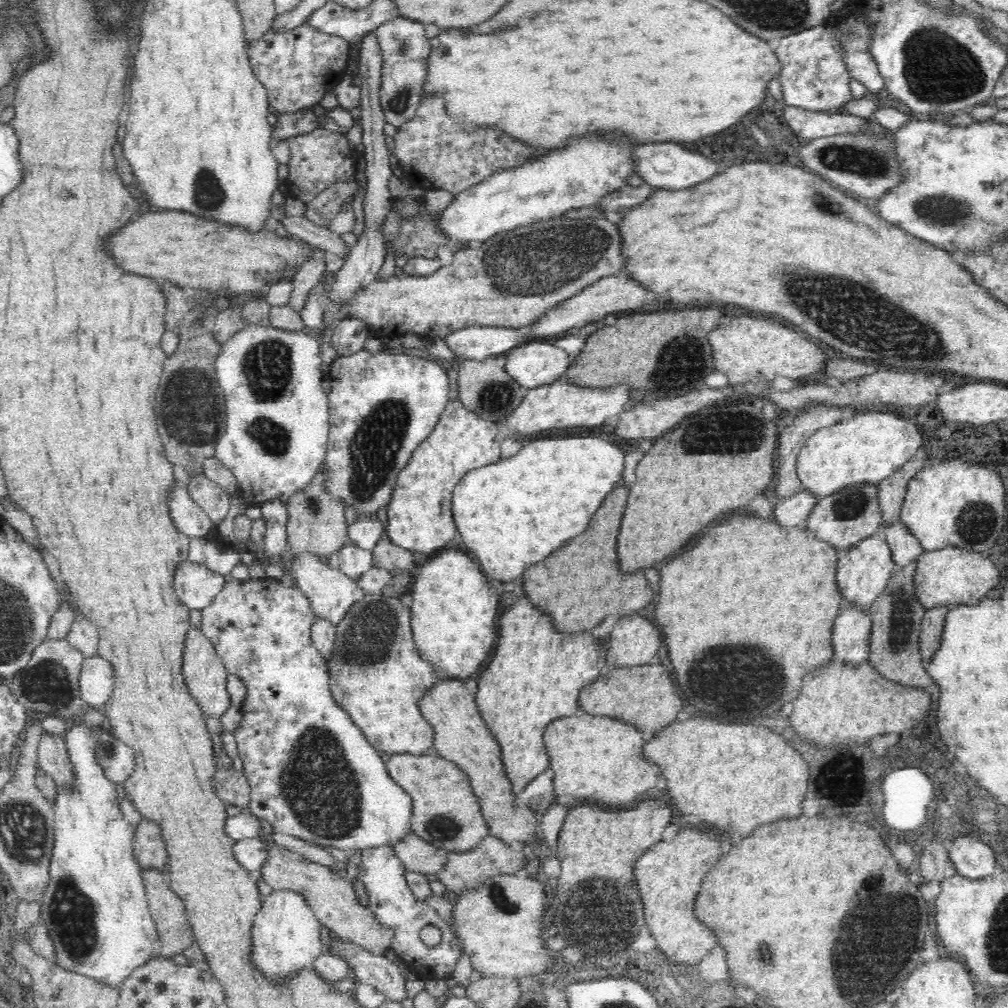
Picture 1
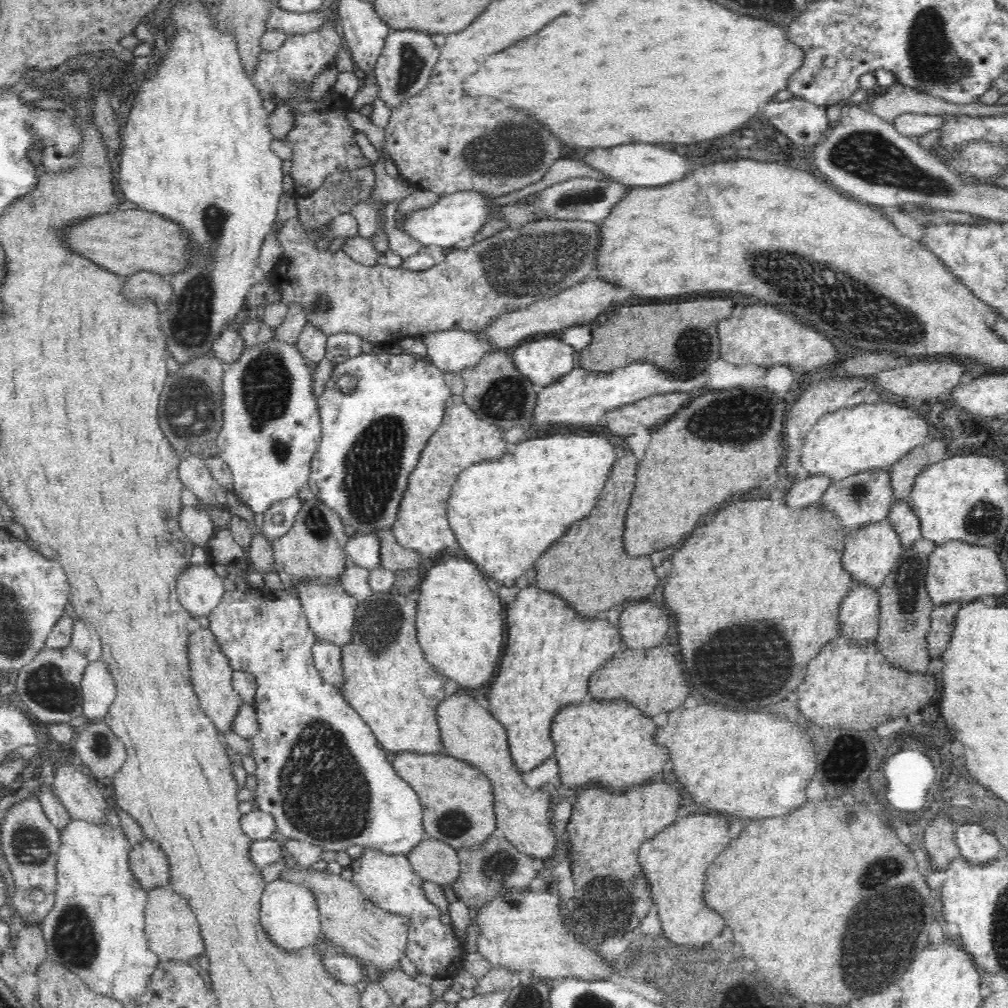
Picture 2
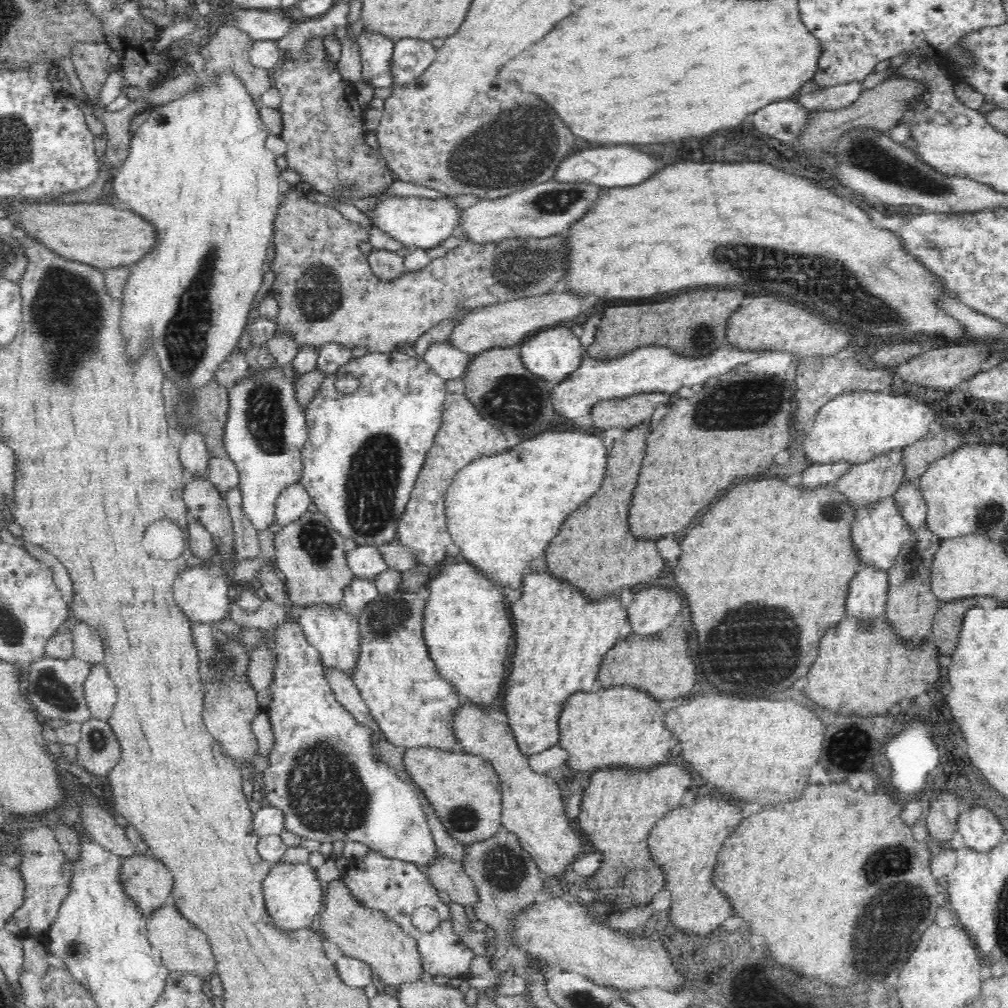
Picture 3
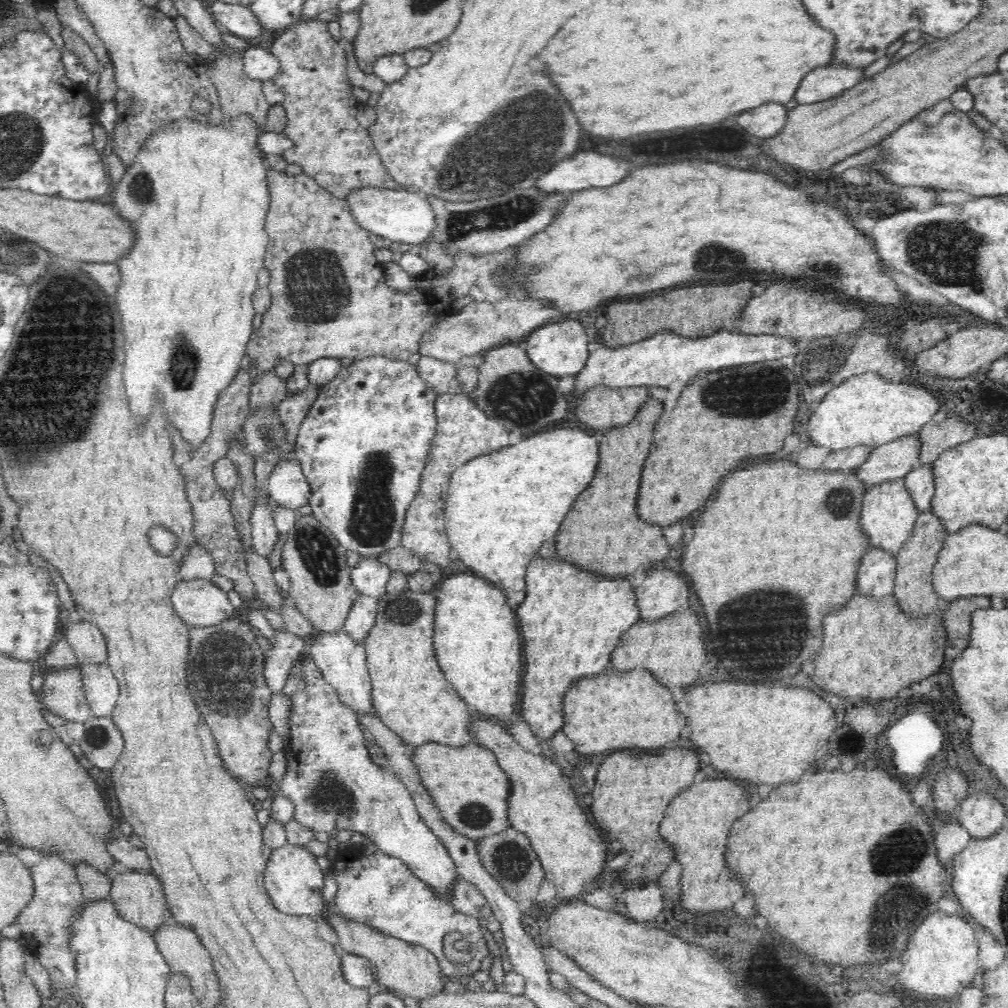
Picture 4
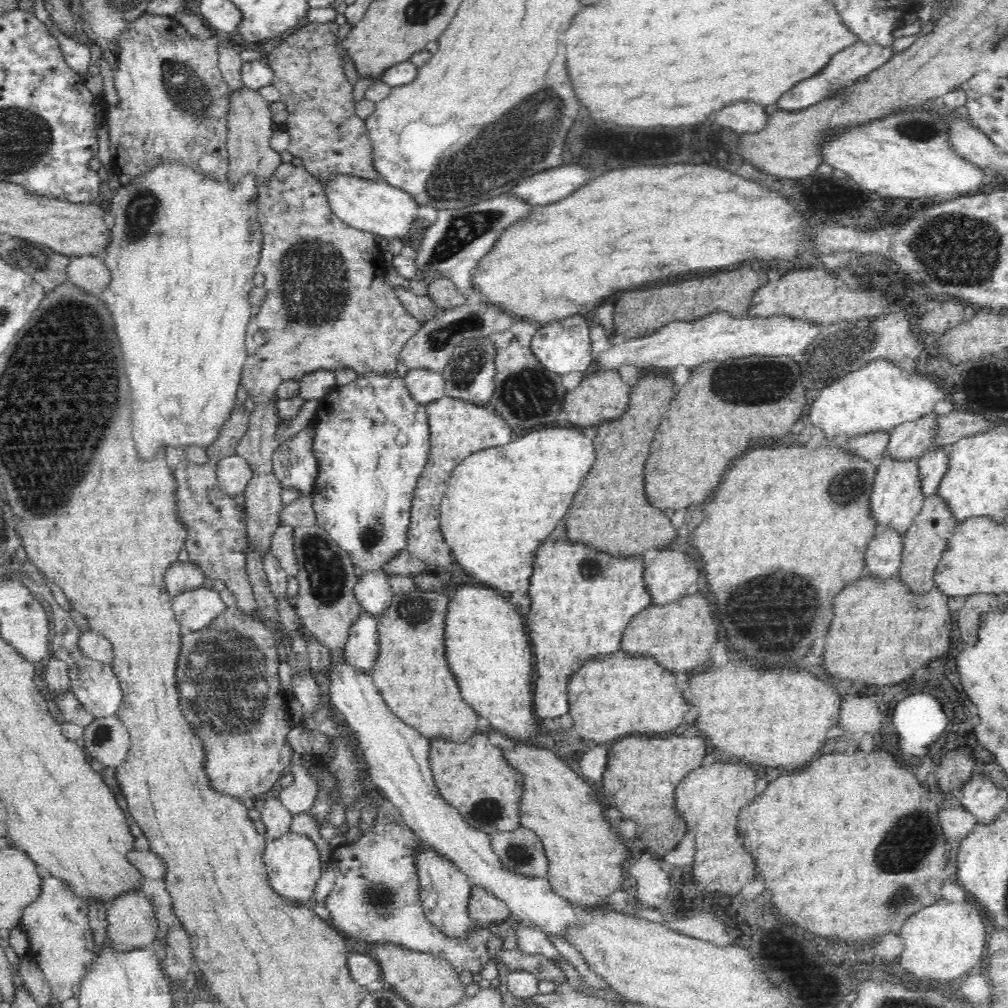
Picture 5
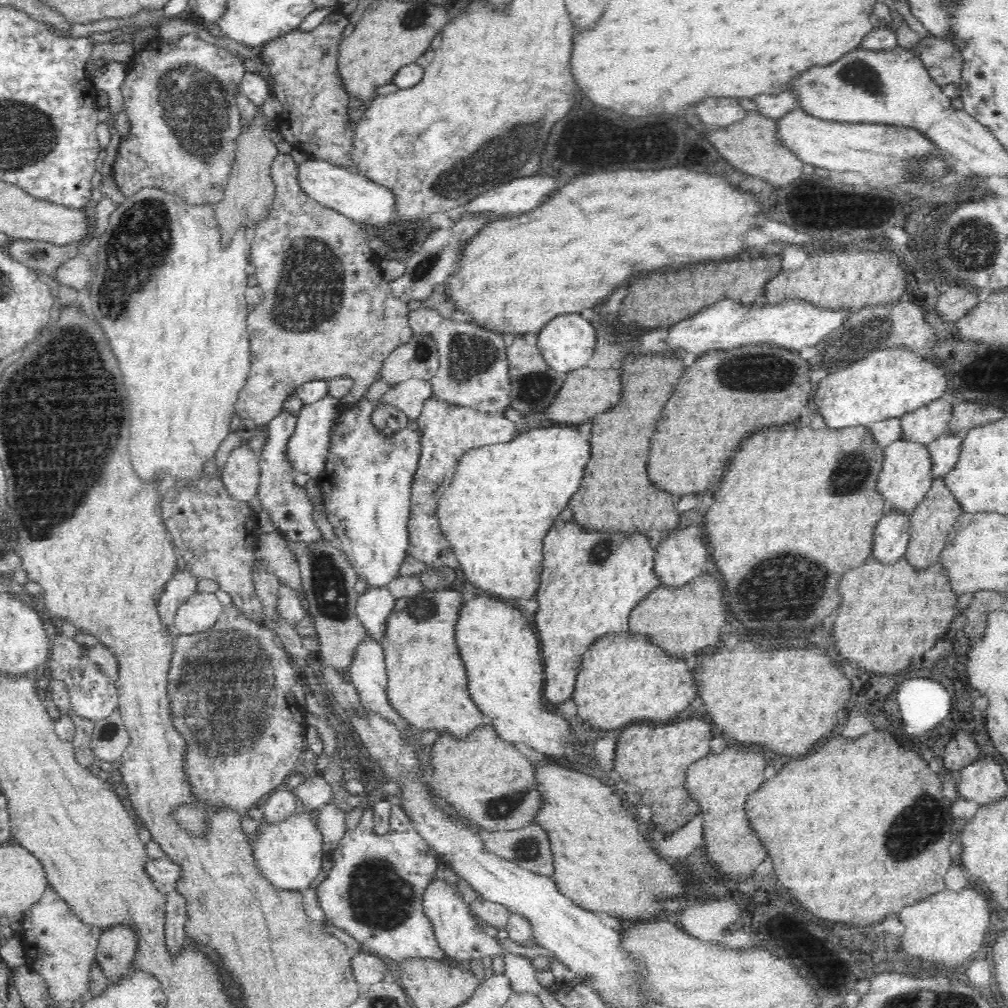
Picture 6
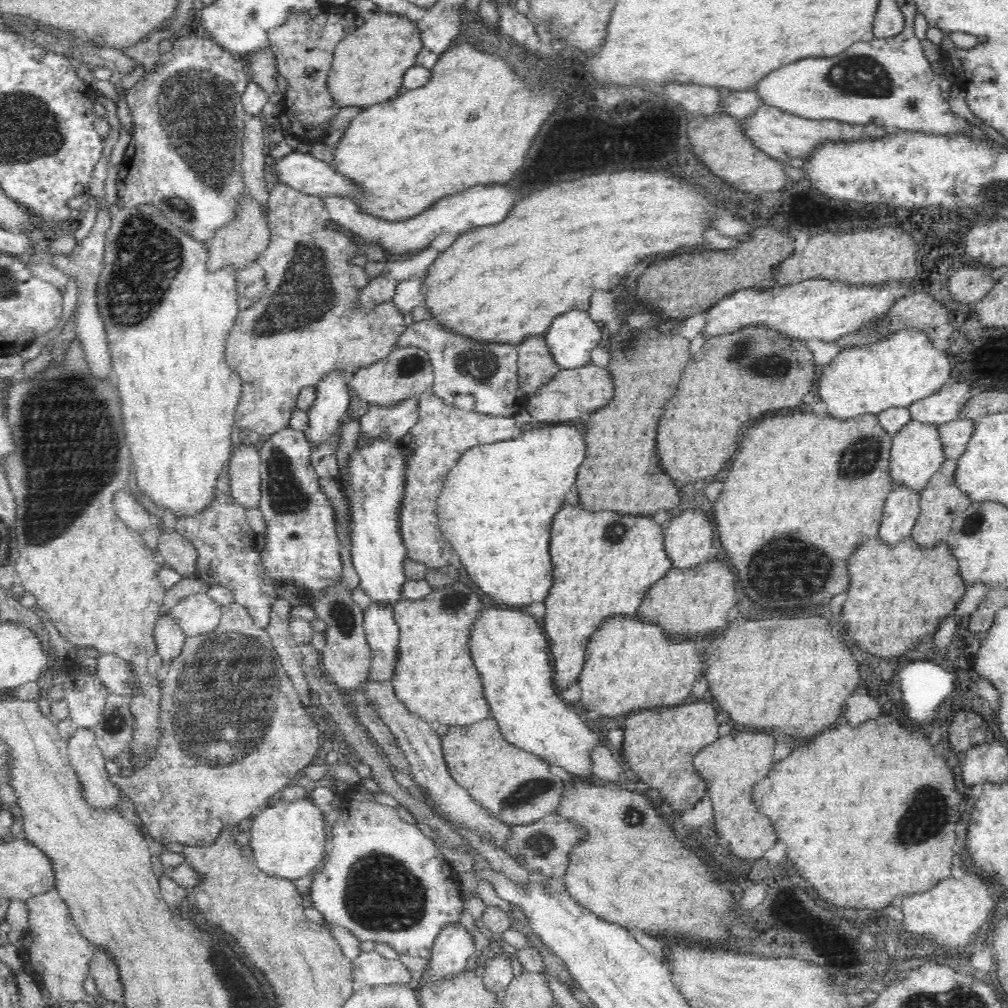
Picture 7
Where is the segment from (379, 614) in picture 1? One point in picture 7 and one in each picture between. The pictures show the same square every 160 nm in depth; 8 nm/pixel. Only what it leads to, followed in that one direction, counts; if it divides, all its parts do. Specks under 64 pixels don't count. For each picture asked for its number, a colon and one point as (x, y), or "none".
2: (389, 682)
3: (414, 705)
4: (414, 699)
5: (413, 676)
6: (428, 684)
7: (436, 679)

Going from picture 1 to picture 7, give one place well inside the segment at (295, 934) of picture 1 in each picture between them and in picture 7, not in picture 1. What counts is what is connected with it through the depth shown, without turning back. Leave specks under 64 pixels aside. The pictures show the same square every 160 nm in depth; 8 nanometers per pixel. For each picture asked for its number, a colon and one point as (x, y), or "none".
2: (289, 913)
3: (294, 895)
4: (294, 880)
5: (292, 860)
6: (289, 854)
7: (288, 840)

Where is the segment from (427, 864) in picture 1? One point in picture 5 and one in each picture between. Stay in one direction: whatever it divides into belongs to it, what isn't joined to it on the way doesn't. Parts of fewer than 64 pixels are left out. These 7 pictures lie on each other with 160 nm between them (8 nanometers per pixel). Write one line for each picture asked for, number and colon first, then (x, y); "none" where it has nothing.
2: (434, 860)
3: (451, 879)
4: (467, 898)
5: (484, 907)

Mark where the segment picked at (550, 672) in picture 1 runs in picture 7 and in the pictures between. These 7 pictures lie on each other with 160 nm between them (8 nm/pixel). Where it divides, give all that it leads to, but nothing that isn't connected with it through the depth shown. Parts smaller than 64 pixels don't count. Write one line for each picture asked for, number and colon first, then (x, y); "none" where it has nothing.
2: (552, 652)
3: (563, 636)
4: (571, 621)
5: (579, 608)
6: (590, 585)
7: (604, 562)

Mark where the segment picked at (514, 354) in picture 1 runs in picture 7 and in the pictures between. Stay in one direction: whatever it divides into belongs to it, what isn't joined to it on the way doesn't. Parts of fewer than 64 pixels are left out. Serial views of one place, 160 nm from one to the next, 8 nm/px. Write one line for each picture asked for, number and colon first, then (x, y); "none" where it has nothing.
2: (545, 359)
3: (553, 353)
4: (561, 349)
5: (563, 346)
6: (567, 342)
7: (572, 336)

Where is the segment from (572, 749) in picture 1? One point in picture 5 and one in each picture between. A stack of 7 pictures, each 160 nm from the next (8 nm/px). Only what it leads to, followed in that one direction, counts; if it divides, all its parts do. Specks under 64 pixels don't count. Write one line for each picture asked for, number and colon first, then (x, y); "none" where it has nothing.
2: (612, 743)
3: (607, 727)
4: (616, 709)
5: (612, 694)

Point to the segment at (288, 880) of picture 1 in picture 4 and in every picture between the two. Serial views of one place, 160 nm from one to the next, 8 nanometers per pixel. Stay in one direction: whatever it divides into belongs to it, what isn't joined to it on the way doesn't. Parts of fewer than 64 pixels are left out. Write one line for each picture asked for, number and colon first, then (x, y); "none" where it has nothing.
2: (349, 920)
3: (361, 933)
4: (408, 970)

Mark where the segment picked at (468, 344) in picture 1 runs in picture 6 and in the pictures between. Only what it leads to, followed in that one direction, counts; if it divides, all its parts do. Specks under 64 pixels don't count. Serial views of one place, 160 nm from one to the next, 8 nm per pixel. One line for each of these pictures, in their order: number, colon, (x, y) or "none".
2: (451, 351)
3: (448, 363)
4: (439, 376)
5: (424, 386)
6: (409, 397)

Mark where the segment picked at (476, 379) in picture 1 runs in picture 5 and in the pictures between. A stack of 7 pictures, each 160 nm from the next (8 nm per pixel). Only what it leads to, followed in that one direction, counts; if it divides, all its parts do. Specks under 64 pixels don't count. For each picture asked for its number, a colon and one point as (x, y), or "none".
2: (495, 389)
3: (505, 392)
4: (511, 388)
5: (527, 394)

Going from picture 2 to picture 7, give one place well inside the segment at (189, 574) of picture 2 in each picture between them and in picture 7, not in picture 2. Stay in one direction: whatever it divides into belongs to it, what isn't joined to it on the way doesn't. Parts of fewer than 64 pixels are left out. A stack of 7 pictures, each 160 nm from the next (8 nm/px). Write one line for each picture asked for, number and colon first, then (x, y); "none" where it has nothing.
3: (202, 594)
4: (199, 603)
5: (194, 610)
6: (201, 611)
7: (196, 614)

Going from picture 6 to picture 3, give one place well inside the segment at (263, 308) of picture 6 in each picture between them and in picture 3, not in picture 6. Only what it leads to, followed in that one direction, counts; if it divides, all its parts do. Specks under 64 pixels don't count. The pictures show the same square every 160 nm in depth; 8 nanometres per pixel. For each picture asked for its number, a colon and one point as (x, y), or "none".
3: (326, 290)
4: (329, 299)
5: (306, 249)

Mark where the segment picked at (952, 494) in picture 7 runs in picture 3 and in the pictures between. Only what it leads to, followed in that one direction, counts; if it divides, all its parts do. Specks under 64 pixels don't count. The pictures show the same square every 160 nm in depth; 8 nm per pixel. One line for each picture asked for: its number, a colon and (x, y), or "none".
3: (911, 606)
4: (914, 588)
5: (927, 538)
6: (930, 523)

